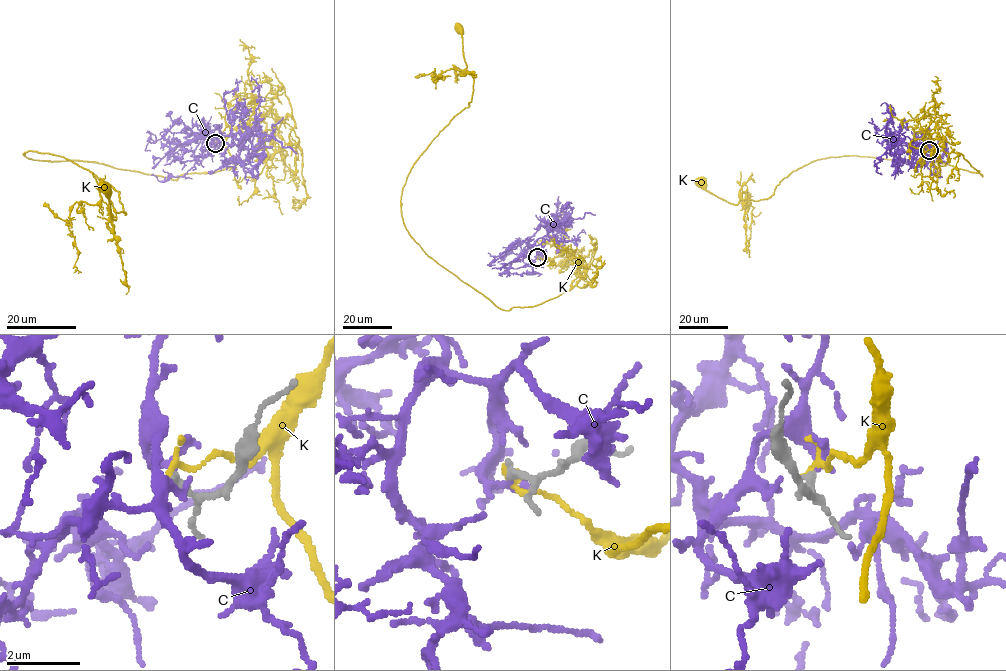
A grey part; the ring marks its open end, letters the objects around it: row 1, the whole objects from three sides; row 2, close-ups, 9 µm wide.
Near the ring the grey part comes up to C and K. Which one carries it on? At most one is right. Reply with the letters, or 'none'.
C

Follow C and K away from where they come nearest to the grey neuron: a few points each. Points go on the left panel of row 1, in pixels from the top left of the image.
C: (216, 143), (207, 145), (238, 145), (238, 154), (229, 162), (244, 160), (283, 117)
K: (215, 144), (284, 85), (282, 146), (212, 173), (23, 154), (107, 182), (126, 214), (115, 220), (107, 187)

